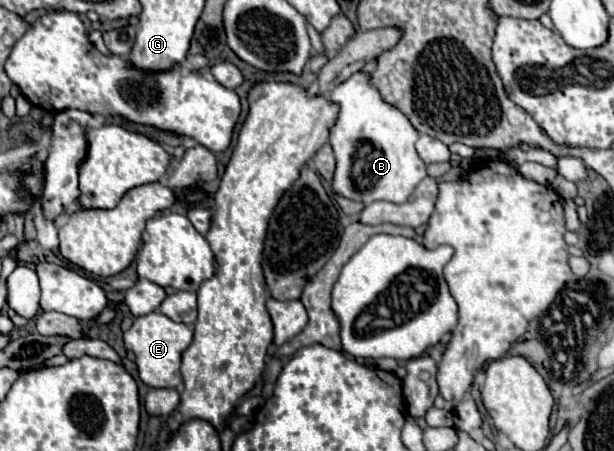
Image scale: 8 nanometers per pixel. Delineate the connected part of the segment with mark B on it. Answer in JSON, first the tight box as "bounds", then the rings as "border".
{"bounds":[329,72,427,204],"border":[[[355,72],[335,86],[329,100],[339,106],[337,122],[329,128],[329,144],[337,158],[337,170],[331,182],[333,190],[363,204],[375,200],[393,204],[405,202],[415,186],[427,176],[427,164],[415,150],[419,132],[409,118],[397,106],[381,98],[379,90],[371,84],[369,72]]]}

